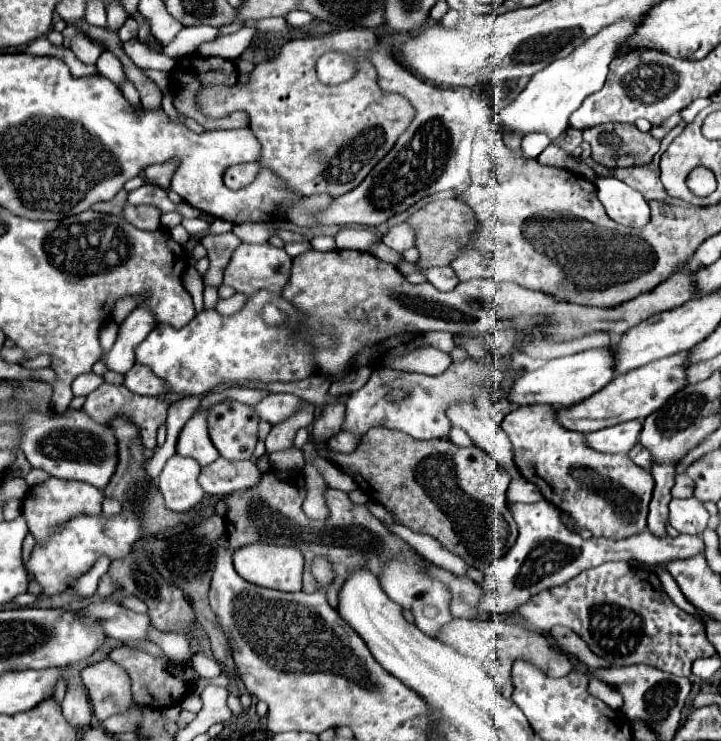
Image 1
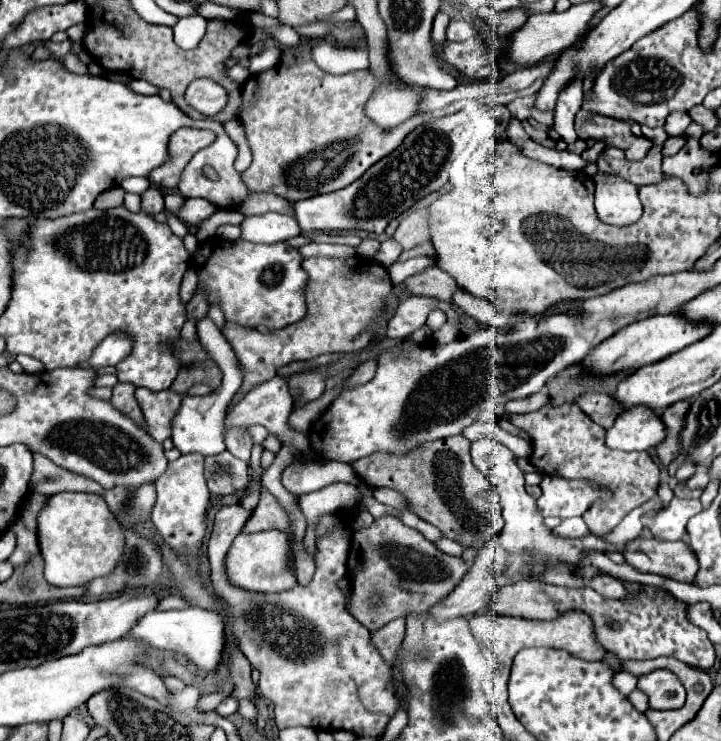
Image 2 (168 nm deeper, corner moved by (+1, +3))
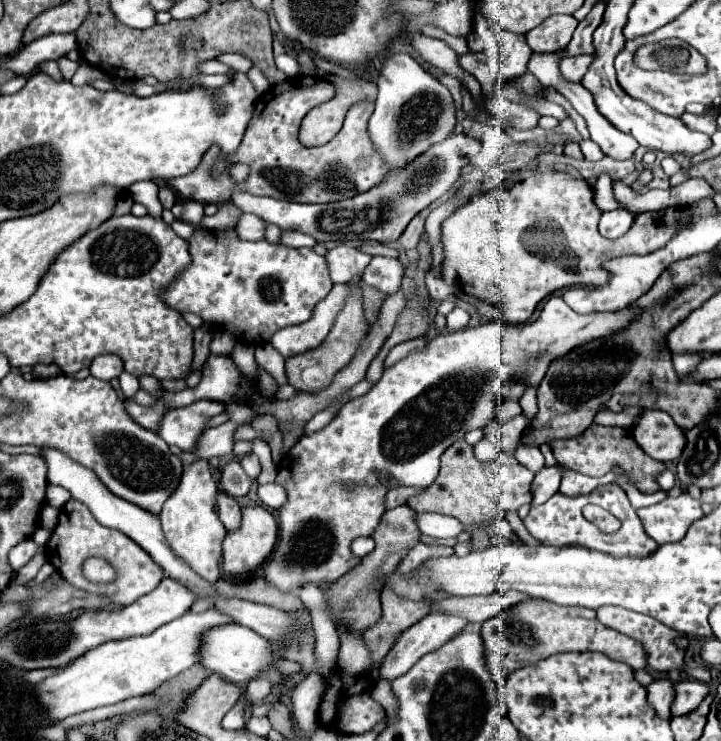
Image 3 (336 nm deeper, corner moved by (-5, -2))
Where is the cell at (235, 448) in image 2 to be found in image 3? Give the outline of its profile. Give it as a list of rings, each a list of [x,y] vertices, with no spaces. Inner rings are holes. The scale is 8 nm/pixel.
[[[248,453],[246,457],[240,459],[240,465],[244,467],[244,471],[250,475],[250,479],[256,479],[258,473],[260,473],[260,463],[258,463],[258,457],[254,453]]]

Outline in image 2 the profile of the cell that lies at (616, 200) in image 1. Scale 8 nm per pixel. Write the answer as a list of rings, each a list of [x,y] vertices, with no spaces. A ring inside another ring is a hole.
[[[598,172],[596,182],[596,212],[604,224],[628,226],[640,218],[642,204],[638,200],[638,188],[612,174]]]

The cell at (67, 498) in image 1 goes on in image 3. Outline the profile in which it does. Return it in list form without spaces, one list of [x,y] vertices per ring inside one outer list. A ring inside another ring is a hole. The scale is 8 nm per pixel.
[[[70,499],[62,511],[60,511],[60,517],[58,517],[58,525],[56,529],[52,531],[52,537],[50,541],[46,543],[46,557],[48,561],[54,565],[54,569],[70,583],[74,585],[76,589],[82,589],[82,591],[90,591],[90,593],[100,593],[100,595],[108,595],[112,599],[114,605],[118,607],[124,607],[124,605],[130,605],[134,603],[138,597],[150,593],[164,577],[162,569],[150,559],[150,555],[138,547],[130,537],[126,537],[124,533],[116,531],[116,529],[110,529],[110,527],[104,527],[100,525],[94,515],[90,513],[90,509],[80,503],[80,501],[74,501]],[[90,557],[102,557],[106,561],[110,561],[110,565],[114,567],[116,571],[116,577],[114,581],[110,581],[108,585],[96,585],[94,581],[88,583],[88,579],[84,577],[82,573],[82,565],[86,559]]]

